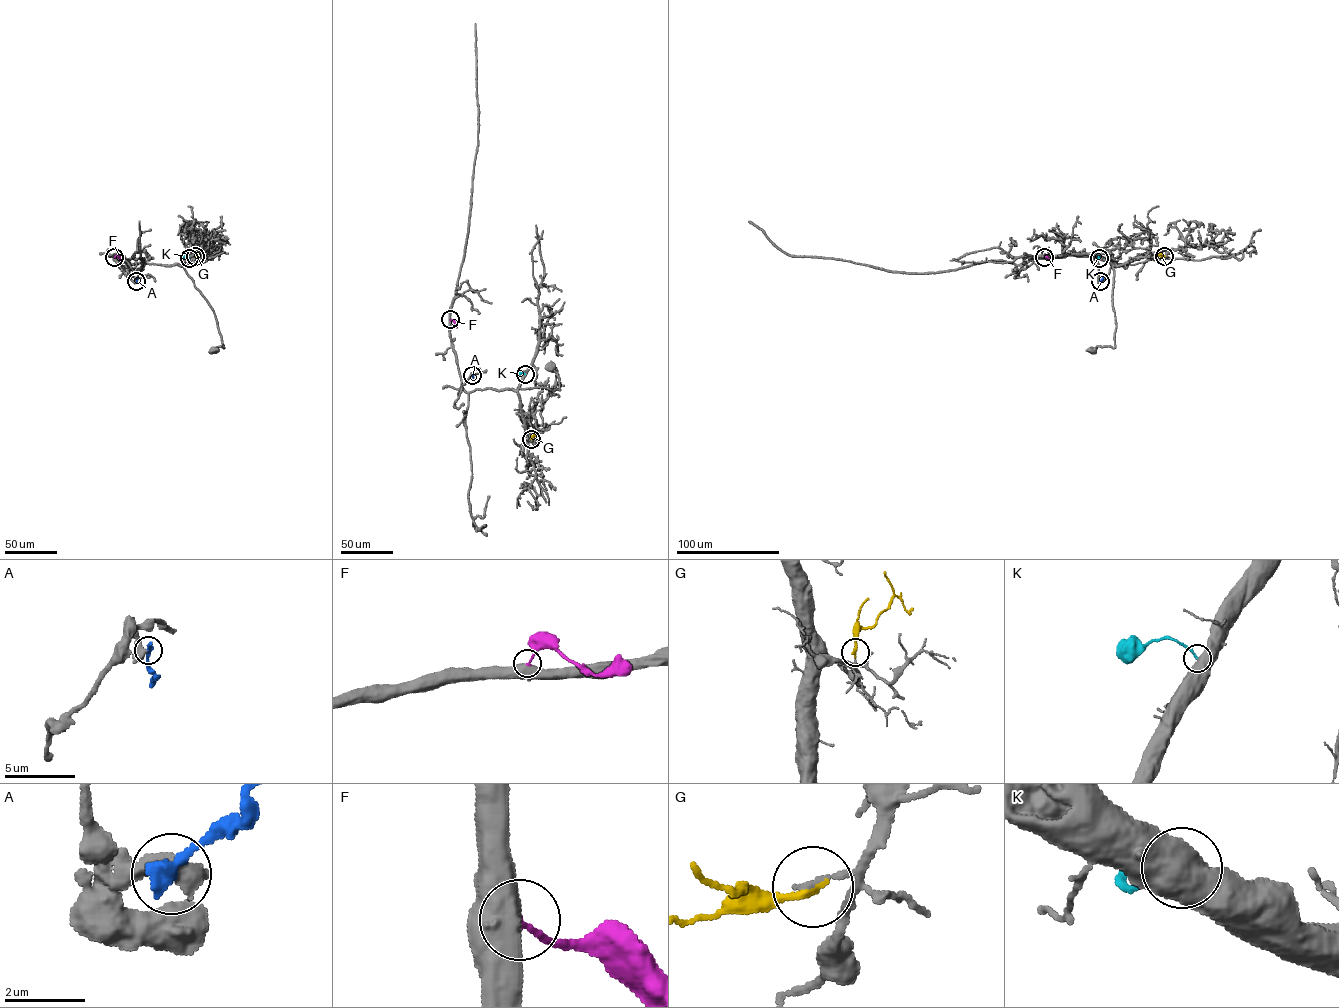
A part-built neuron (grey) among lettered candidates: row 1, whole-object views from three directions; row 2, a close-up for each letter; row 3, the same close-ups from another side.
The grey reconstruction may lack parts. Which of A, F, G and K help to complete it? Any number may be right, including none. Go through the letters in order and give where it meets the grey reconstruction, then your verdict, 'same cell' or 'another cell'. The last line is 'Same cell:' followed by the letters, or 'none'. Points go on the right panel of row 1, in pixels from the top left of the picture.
A: (1100, 281) | another cell
F: (1044, 257) | same cell
G: (1164, 256) | another cell
K: (1099, 258) | another cell
Same cell: F

